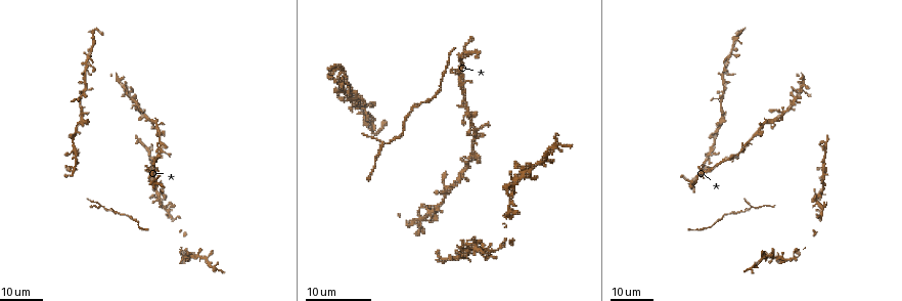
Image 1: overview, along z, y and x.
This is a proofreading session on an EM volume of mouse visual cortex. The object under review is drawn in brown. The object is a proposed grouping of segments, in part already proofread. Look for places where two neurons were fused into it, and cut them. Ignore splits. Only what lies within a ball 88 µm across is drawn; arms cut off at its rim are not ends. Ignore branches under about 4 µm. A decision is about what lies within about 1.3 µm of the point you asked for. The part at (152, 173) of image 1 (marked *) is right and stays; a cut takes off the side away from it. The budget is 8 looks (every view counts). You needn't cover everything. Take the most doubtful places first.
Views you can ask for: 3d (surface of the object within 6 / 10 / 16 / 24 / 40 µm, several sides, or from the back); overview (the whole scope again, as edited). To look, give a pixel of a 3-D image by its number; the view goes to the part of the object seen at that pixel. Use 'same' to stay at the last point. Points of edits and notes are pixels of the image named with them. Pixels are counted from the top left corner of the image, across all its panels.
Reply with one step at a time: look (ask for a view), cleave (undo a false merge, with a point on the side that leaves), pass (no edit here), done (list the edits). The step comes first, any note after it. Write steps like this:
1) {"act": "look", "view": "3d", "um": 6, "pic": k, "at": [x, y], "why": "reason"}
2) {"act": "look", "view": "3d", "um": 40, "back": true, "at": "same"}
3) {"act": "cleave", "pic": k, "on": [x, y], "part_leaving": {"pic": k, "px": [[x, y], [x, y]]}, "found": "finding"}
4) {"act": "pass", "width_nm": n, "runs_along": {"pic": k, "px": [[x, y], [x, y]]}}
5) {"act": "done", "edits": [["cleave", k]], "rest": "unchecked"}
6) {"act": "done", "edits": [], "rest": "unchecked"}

{"act": "look", "view": "3d", "um": 16, "pic": 1, "at": [750, 205], "why": "branch point"}

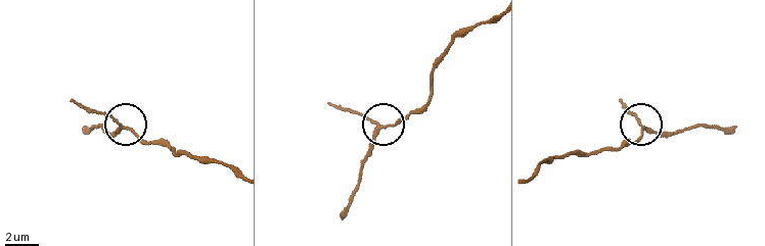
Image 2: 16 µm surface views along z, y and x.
{"act": "look", "view": "3d", "um": 6, "pic": 2, "at": [376, 127], "why": "closer look"}

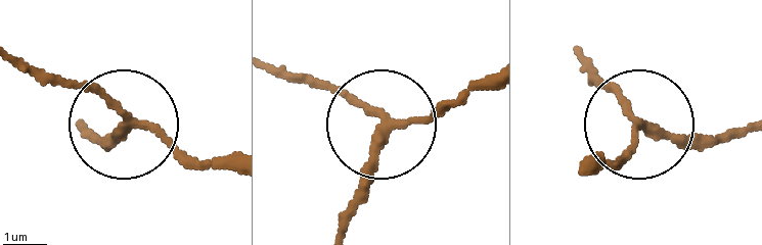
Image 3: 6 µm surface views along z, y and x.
{"act": "pass", "arms": 3, "runs_along": {"pic": 3, "px": [[490, 75], [423, 118], [384, 127], [347, 229]]}, "found": "one neuron here"}

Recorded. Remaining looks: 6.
{"act": "look", "view": "3d", "um": 24, "pic": 1, "at": [73, 167], "why": "four arms meet"}

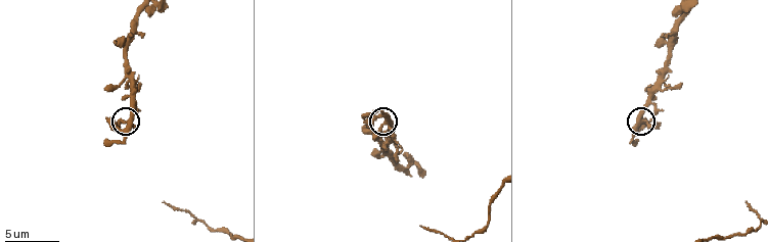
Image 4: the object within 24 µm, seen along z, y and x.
{"act": "look", "view": "3d", "um": 6, "pic": 4, "at": [639, 122], "why": "closer look"}

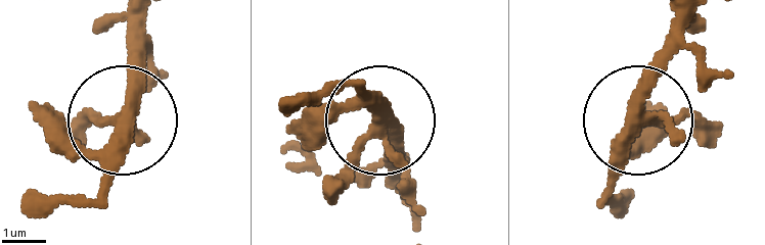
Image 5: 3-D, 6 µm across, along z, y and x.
{"act": "pass", "found": "continuous, no second neuron"}

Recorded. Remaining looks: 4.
{"act": "look", "view": "3d", "um": 6, "pic": 4, "at": [125, 80], "why": "four or more arms meet"}

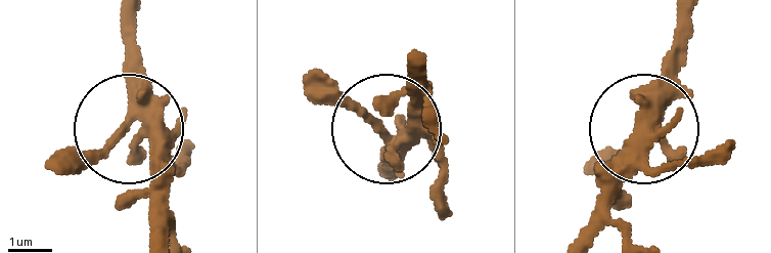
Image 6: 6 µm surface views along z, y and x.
{"act": "pass", "width_nm": 300, "found": "all the same neuron"}

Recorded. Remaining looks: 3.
{"act": "look", "view": "3d", "um": 16, "pic": 1, "at": [789, 106], "why": "three-way junction"}

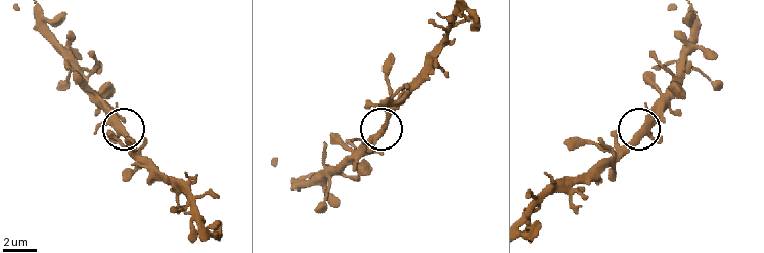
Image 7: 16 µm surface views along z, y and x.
{"act": "look", "view": "3d", "um": 10, "pic": 7, "at": [374, 138]}

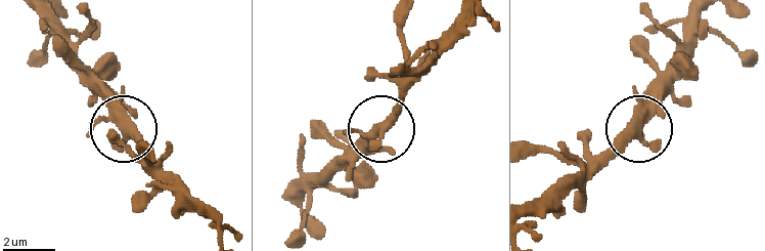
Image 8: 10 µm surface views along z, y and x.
{"act": "pass", "arms": 3, "found": "one neuron here"}

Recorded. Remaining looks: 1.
{"act": "done", "edits": [], "rest": "unchecked"}

